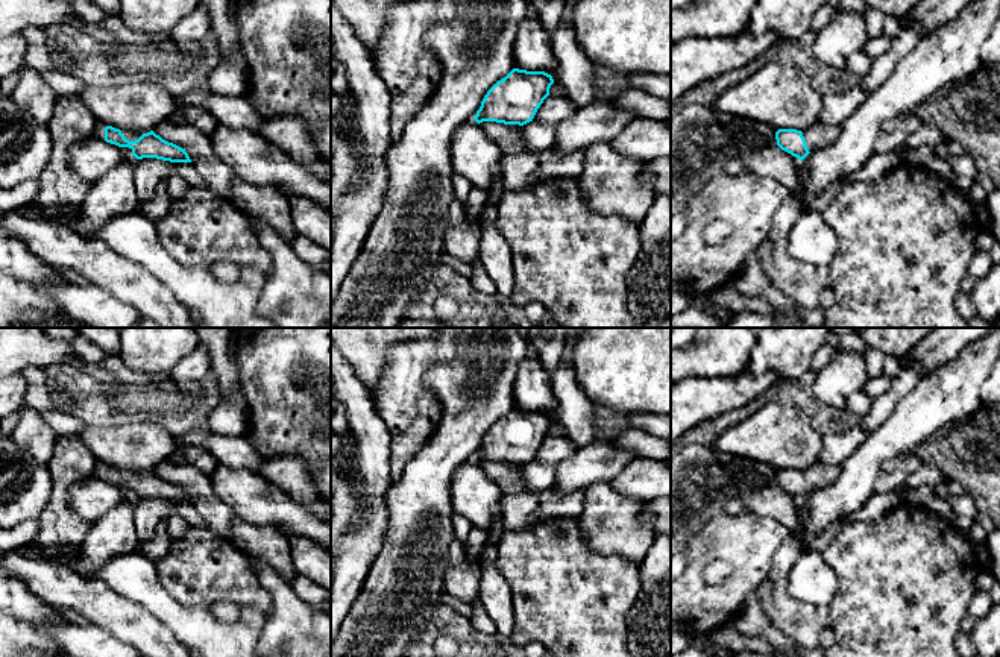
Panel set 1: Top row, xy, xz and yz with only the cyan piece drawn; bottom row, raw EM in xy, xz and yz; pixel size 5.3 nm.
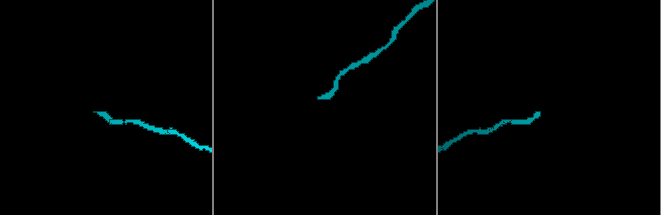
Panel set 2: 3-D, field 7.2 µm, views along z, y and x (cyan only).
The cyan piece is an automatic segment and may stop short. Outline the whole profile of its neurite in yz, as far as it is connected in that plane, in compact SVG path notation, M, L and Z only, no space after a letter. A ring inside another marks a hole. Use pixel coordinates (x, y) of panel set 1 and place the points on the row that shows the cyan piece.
M816 121L804 132L797 129L778 129L775 132L777 146L803 161L810 152L833 144L839 137L839 126L827 126Z

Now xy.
M99 123L93 137L121 147L126 153L132 153L137 159L156 158L170 162L191 162L185 149L162 140L153 130L129 130L115 129Z

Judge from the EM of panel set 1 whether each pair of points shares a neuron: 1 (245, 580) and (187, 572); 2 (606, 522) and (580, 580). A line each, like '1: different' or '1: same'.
1: same
2: different

